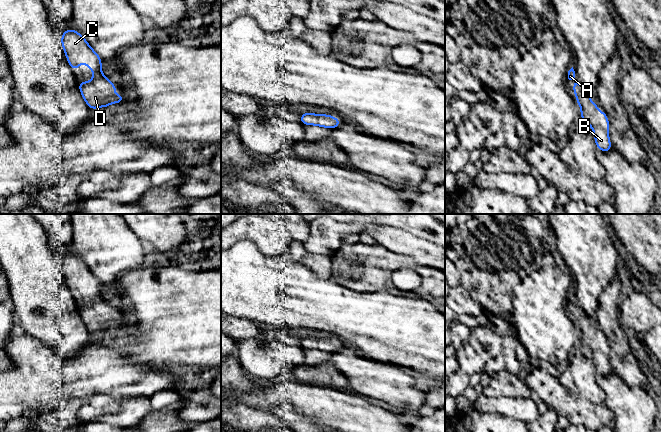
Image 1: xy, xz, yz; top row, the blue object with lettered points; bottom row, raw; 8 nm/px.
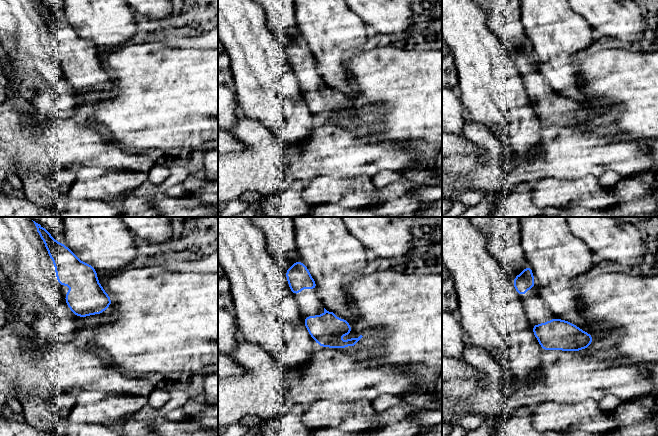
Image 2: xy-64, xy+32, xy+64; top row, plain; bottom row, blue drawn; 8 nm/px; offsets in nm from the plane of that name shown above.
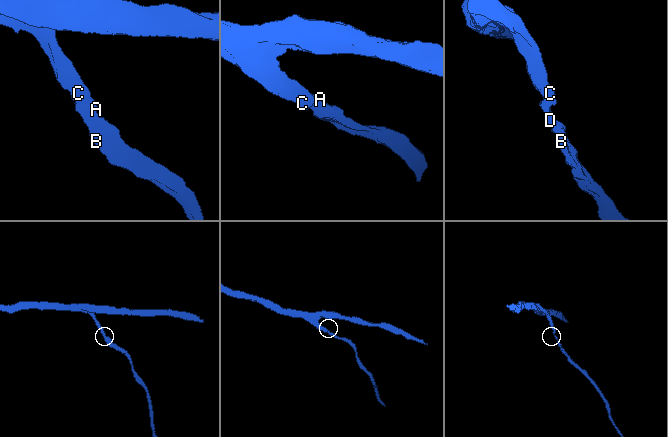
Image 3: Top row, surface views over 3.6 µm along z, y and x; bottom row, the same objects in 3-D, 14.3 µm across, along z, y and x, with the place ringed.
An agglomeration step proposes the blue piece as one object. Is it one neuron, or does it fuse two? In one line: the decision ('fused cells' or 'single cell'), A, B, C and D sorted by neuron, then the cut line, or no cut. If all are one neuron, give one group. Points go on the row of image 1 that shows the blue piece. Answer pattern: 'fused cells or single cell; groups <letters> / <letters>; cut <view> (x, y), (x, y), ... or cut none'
single cell; groups A B C D; cut none

